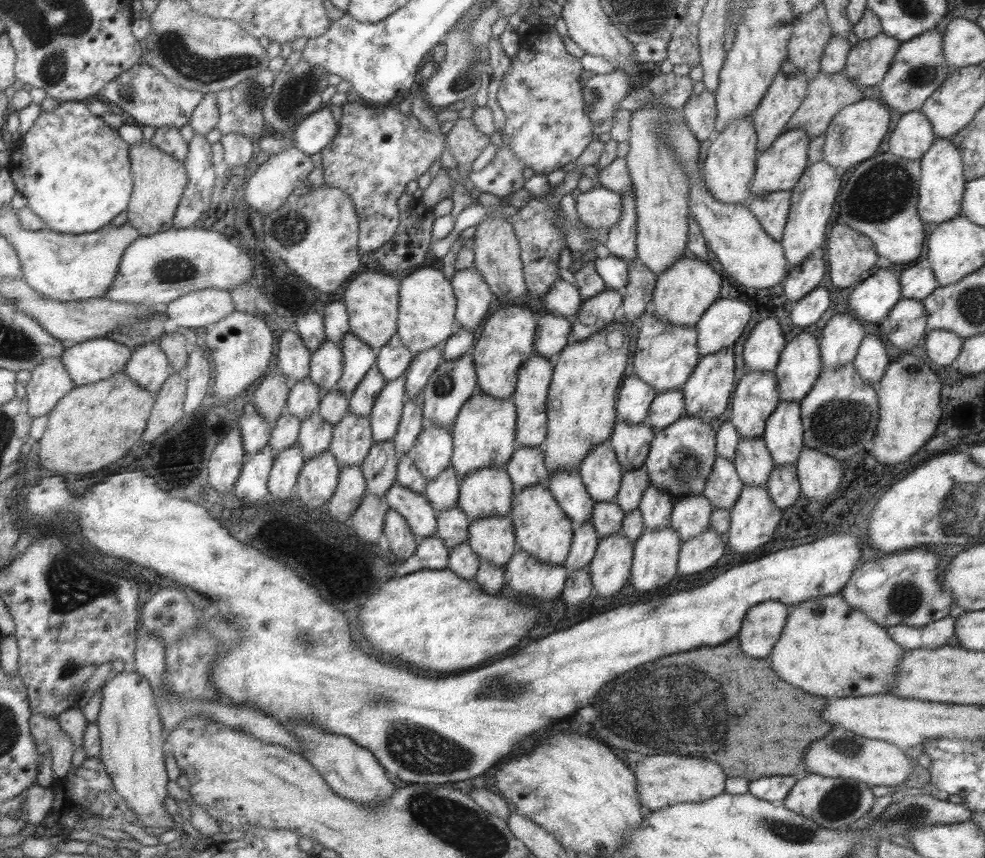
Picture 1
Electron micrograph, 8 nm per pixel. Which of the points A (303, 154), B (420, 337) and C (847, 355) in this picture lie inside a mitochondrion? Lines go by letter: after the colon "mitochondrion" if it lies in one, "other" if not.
A: other
B: other
C: other

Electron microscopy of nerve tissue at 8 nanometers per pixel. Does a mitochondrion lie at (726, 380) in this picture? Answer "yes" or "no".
no

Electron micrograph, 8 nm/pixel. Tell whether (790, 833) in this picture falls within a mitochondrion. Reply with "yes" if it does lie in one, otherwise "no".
yes

